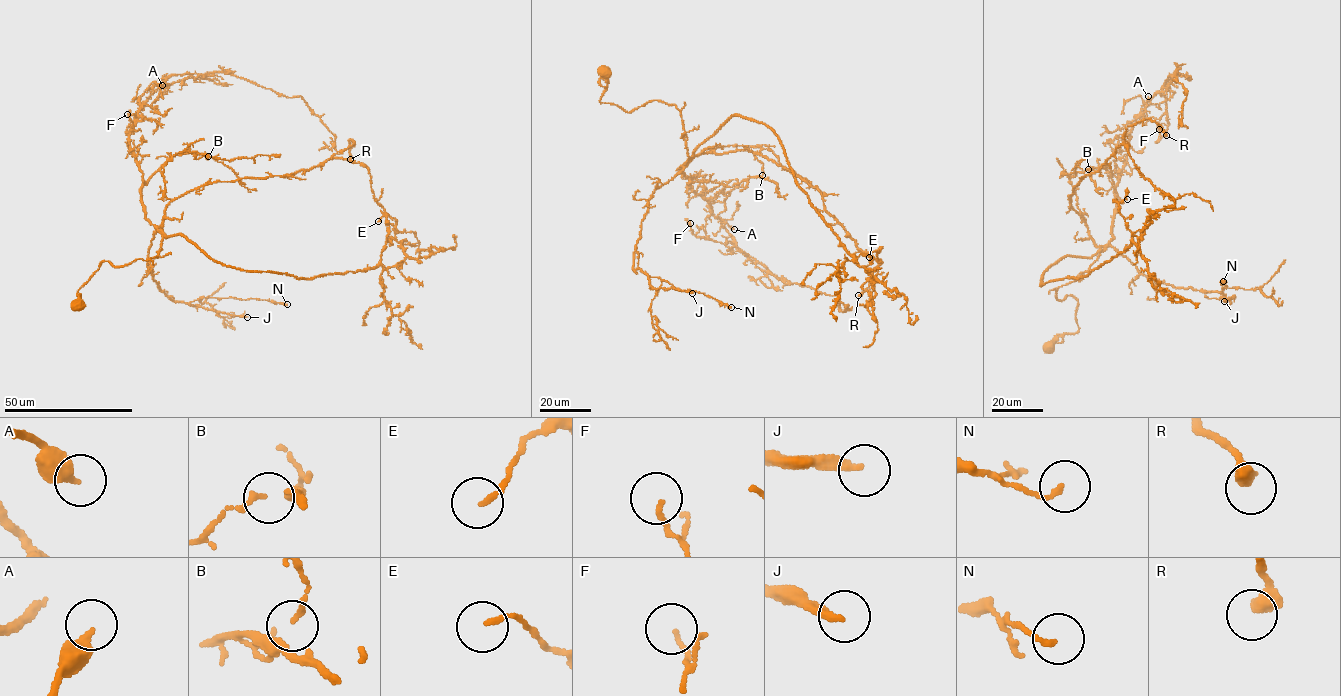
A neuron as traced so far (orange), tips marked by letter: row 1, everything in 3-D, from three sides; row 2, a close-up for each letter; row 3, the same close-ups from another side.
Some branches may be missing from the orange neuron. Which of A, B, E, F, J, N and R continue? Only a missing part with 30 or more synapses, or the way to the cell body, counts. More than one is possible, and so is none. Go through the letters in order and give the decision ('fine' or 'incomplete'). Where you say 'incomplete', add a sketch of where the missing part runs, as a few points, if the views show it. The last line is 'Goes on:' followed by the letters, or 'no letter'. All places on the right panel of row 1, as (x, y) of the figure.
A: fine
B: fine
E: fine
F: fine
J: incomplete | (1224, 301), (1225, 305), (1233, 290), (1220, 276), (1228, 277), (1232, 272), (1236, 257), (1240, 254), (1248, 255)
N: fine
R: fine
Goes on: J

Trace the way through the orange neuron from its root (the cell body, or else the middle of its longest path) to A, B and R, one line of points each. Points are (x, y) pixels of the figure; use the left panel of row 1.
A: (78, 305), (102, 262), (125, 266), (161, 250), (129, 136), (162, 85)
B: (78, 305), (102, 262), (158, 256), (170, 201), (163, 167), (184, 151), (208, 156)
R: (78, 305), (102, 262), (158, 256), (157, 228), (171, 201), (211, 183), (309, 170), (351, 139), (350, 159)

